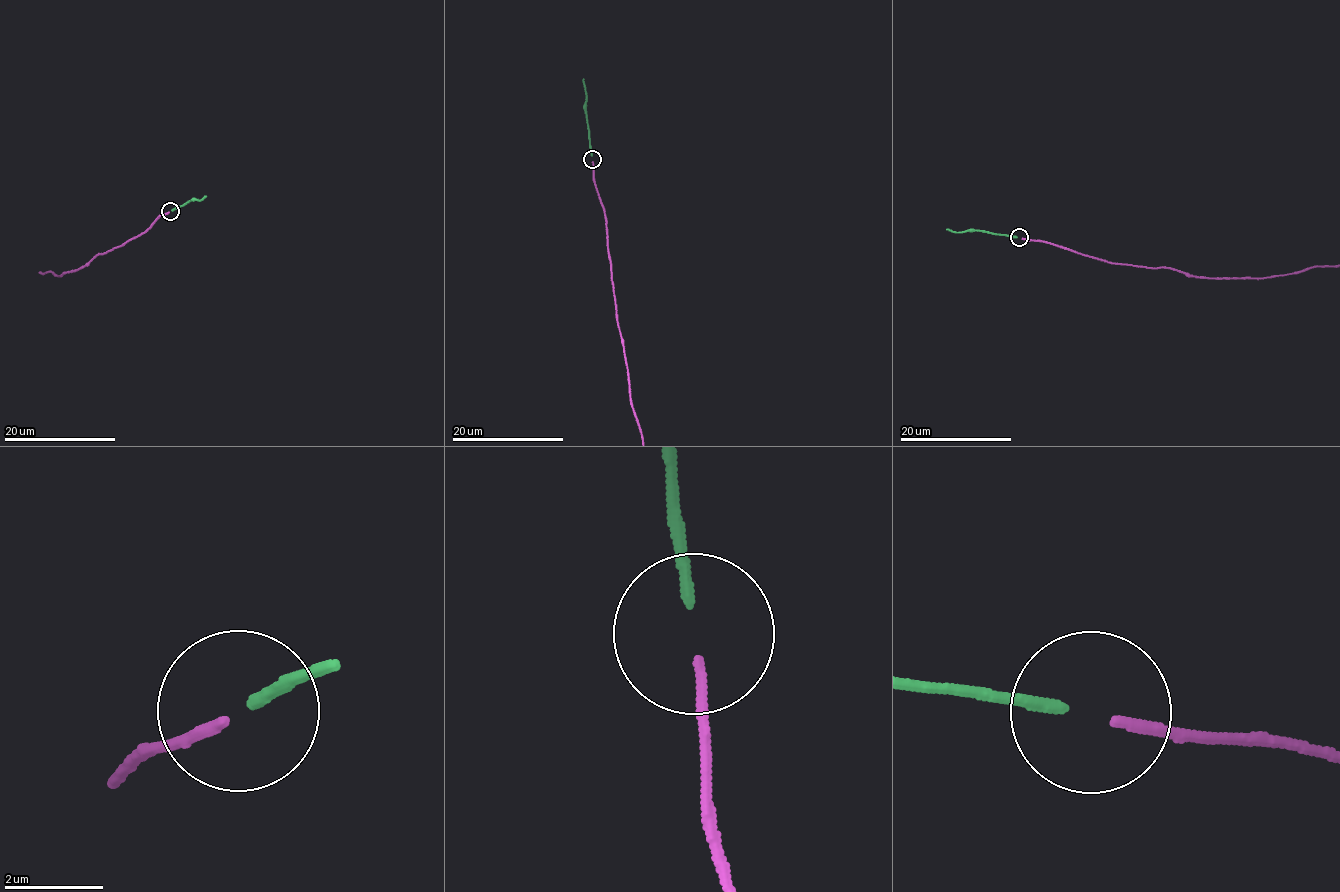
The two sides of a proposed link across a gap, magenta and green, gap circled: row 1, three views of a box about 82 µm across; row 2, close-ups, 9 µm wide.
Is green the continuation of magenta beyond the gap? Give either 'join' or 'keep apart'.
join

